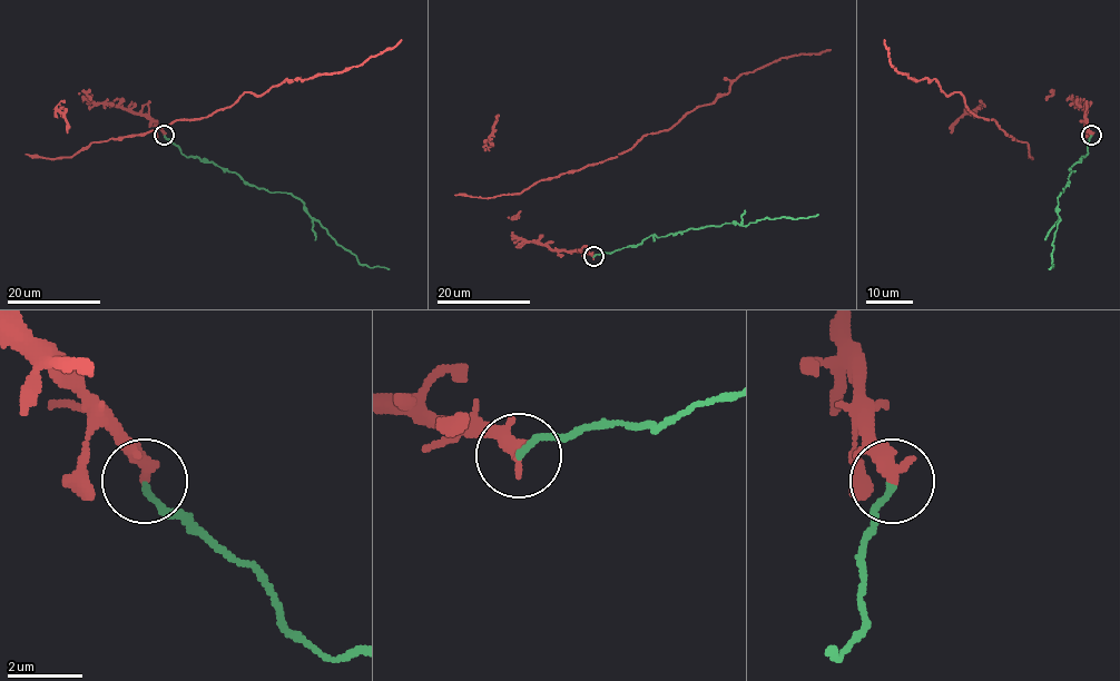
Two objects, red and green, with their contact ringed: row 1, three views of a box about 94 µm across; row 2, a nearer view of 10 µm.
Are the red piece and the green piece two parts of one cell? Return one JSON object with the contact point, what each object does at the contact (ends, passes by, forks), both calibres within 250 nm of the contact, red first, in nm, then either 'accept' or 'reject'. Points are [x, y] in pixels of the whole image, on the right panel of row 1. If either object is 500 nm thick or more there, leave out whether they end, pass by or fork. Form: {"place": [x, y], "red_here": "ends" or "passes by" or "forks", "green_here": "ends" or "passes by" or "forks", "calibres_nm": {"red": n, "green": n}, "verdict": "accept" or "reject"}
{"place": [1091, 135], "red_here": "ends", "green_here": "ends", "calibres_nm": {"red": 400, "green": 150}, "verdict": "reject"}

